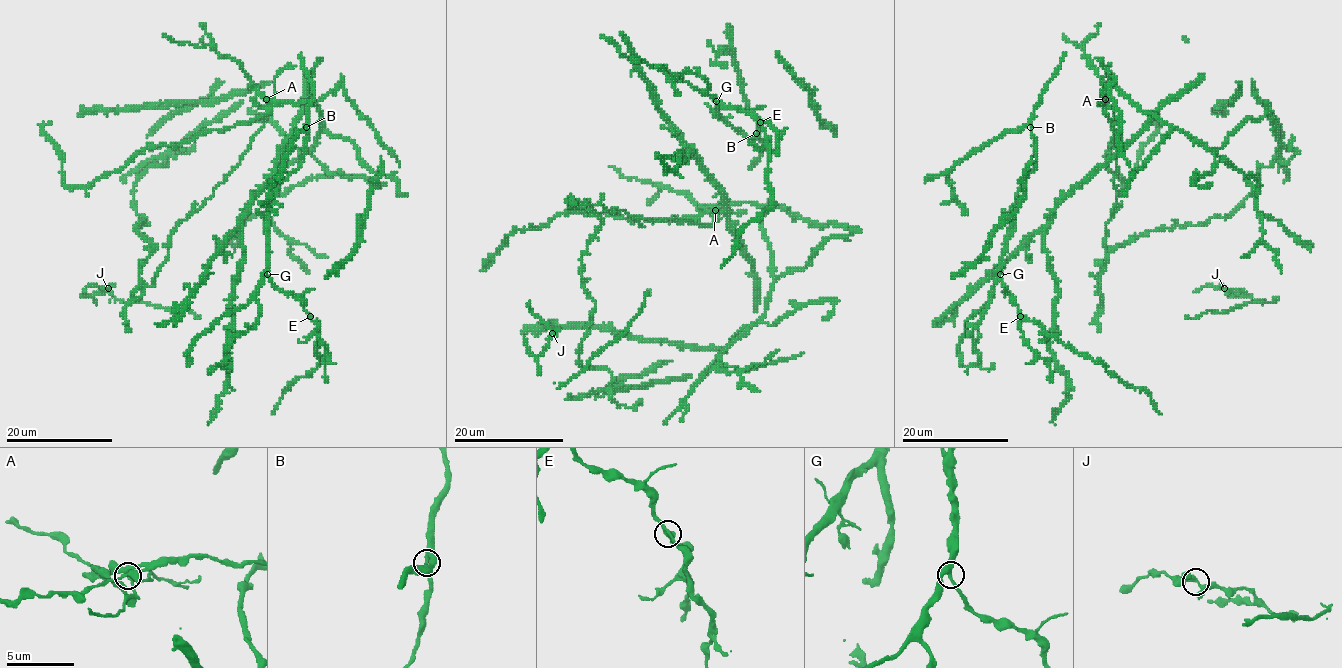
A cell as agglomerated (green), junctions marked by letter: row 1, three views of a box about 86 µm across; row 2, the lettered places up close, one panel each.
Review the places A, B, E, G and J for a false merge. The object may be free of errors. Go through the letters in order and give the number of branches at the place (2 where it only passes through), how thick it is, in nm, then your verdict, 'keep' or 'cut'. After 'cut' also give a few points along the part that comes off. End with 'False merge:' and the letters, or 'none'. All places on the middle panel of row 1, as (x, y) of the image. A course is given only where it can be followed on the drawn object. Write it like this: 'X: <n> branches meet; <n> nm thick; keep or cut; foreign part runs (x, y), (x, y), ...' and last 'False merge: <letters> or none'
A: 4 branches meet; 280 nm thick; cut; foreign part runs (715, 209), (718, 218), (710, 226), (703, 226), (699, 222), (634, 218), (600, 204), (570, 203)
B: 3 branches meet; 280 nm thick; keep
E: 3 branches meet; 280 nm thick; keep
G: 3 branches meet; 340 nm thick; keep
J: 4 branches meet; 260 nm thick; keep
False merge: A

